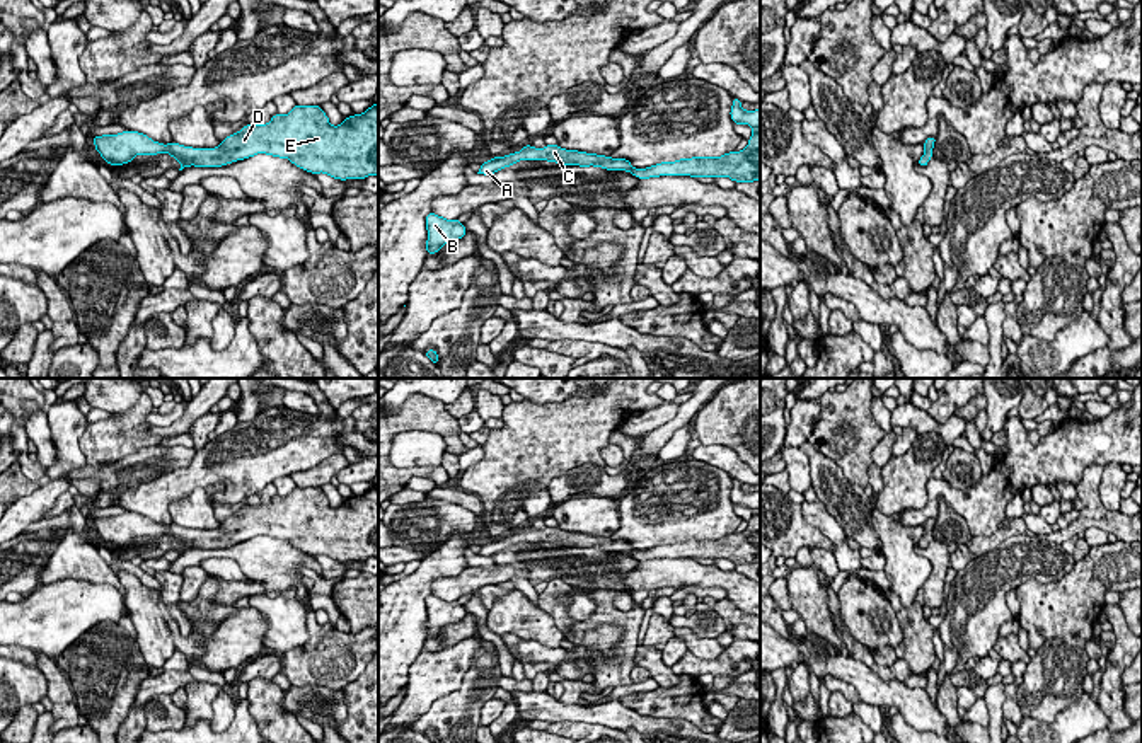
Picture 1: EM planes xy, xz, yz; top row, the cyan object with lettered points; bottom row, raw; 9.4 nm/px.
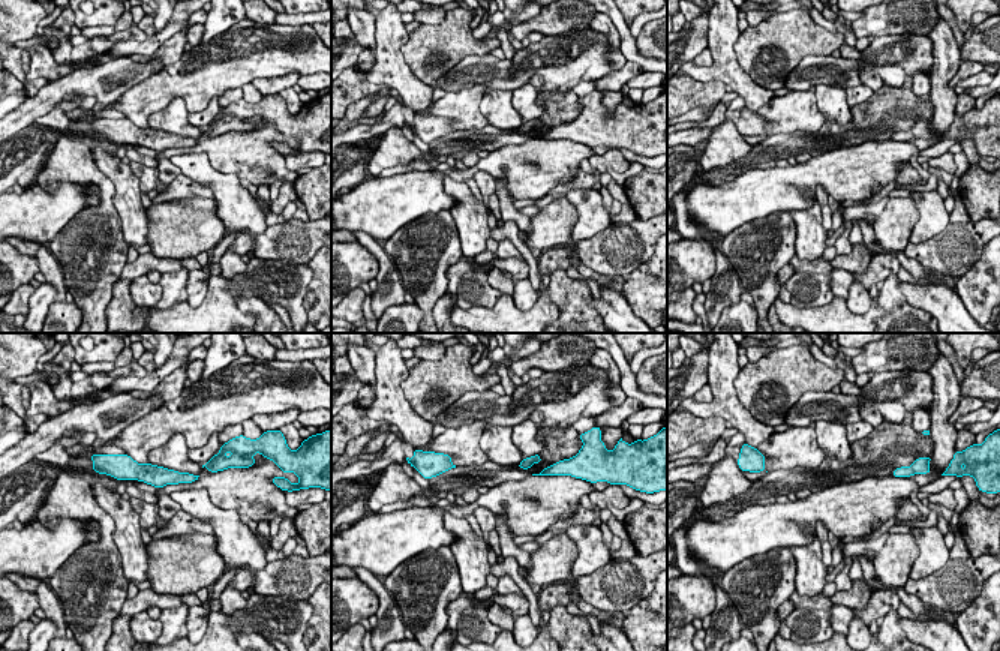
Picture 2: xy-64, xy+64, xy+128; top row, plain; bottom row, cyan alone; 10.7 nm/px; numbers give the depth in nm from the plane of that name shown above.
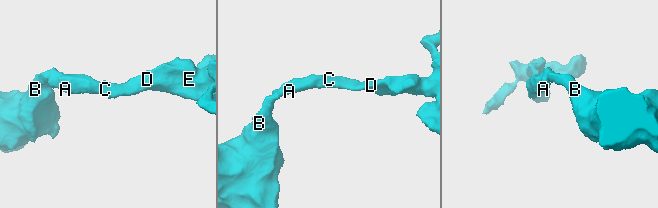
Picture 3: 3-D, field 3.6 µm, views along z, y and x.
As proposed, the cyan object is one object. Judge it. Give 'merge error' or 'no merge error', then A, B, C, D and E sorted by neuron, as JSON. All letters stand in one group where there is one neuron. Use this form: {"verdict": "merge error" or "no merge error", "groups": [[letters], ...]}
{"verdict": "no merge error", "groups": [["A", "B", "C", "D", "E"]]}

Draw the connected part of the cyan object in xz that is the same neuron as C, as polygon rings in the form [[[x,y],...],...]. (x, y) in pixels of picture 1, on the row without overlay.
[[[733,479],[730,498],[735,506],[748,506],[753,515],[748,527],[740,533],[728,533],[721,539],[692,539],[675,544],[661,544],[646,550],[636,550],[627,540],[612,540],[597,535],[566,532],[559,527],[545,527],[535,530],[525,527],[520,533],[498,537],[481,545],[477,556],[493,557],[494,554],[510,549],[520,542],[547,542],[559,547],[602,549],[607,552],[626,552],[637,561],[660,557],[690,557],[690,559],[730,559],[735,564],[760,562],[760,491],[747,492],[741,482]]]

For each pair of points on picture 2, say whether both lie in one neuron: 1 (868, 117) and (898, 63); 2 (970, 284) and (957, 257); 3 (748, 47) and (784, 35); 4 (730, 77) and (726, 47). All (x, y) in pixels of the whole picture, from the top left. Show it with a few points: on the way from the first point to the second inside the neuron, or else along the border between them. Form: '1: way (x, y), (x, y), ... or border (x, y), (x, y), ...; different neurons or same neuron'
1: border (912, 77), (900, 86), (883, 84); different neurons
2: border (984, 246), (979, 258), (957, 279); different neurons
3: way (757, 45), (775, 41); same neuron
4: way (726, 69), (726, 54); same neuron

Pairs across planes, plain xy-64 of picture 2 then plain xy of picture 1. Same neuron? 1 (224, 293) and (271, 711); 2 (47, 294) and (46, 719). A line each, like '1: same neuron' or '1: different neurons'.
1: different neurons
2: same neuron

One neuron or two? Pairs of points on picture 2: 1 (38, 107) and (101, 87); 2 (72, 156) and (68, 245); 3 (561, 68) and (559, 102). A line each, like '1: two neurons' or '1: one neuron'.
1: one neuron
2: one neuron
3: two neurons

